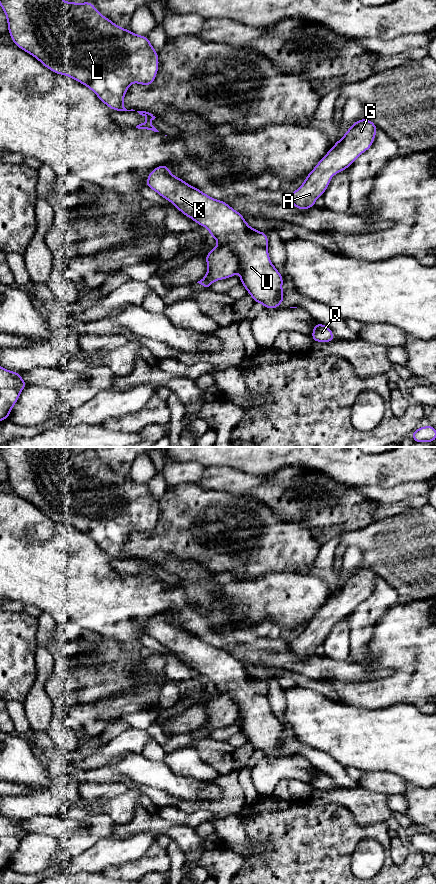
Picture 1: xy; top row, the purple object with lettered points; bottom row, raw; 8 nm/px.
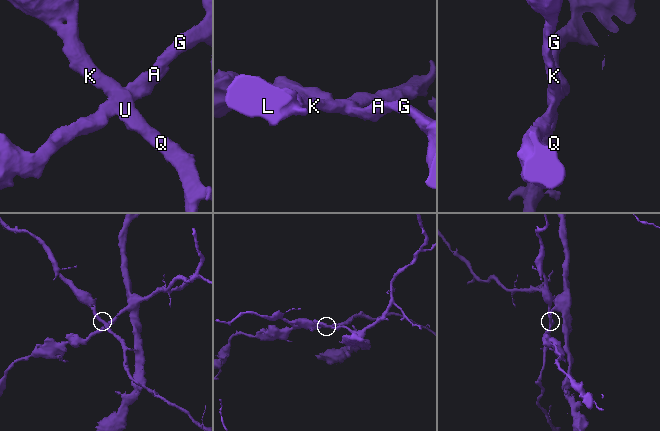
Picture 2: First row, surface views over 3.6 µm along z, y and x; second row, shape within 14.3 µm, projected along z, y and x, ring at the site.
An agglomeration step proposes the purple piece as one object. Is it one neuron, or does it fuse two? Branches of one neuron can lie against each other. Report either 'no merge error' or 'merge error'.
merge error

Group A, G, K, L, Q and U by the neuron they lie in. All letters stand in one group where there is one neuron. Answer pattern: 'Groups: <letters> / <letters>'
Groups: A G / K L Q U

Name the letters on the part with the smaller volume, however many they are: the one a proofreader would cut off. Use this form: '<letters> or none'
K, L, Q, U

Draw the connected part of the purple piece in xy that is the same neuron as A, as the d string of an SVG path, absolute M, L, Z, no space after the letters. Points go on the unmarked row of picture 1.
M360 566L353 571L306 624L303 632L289 642L290 652L300 658L314 655L315 649L324 643L333 625L346 618L362 601L370 597L377 577L369 567Z

